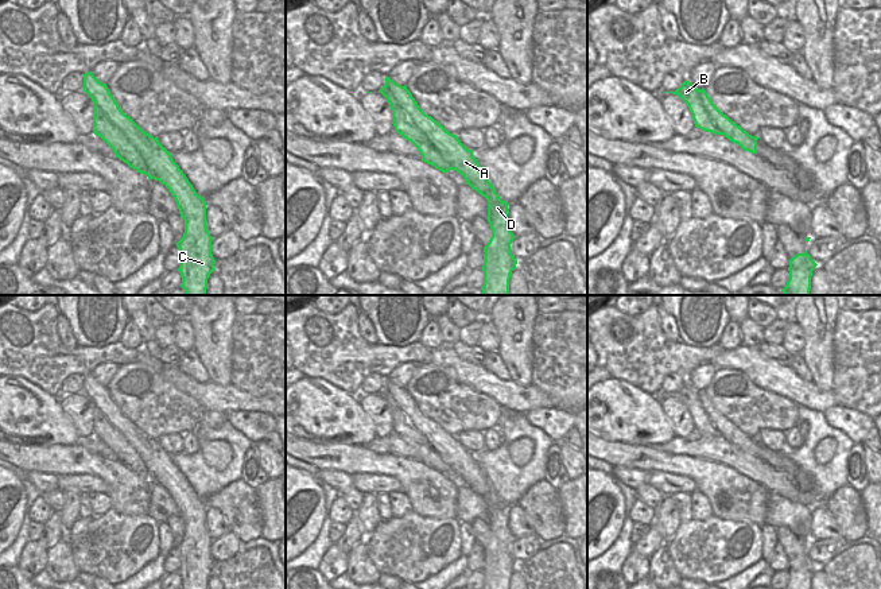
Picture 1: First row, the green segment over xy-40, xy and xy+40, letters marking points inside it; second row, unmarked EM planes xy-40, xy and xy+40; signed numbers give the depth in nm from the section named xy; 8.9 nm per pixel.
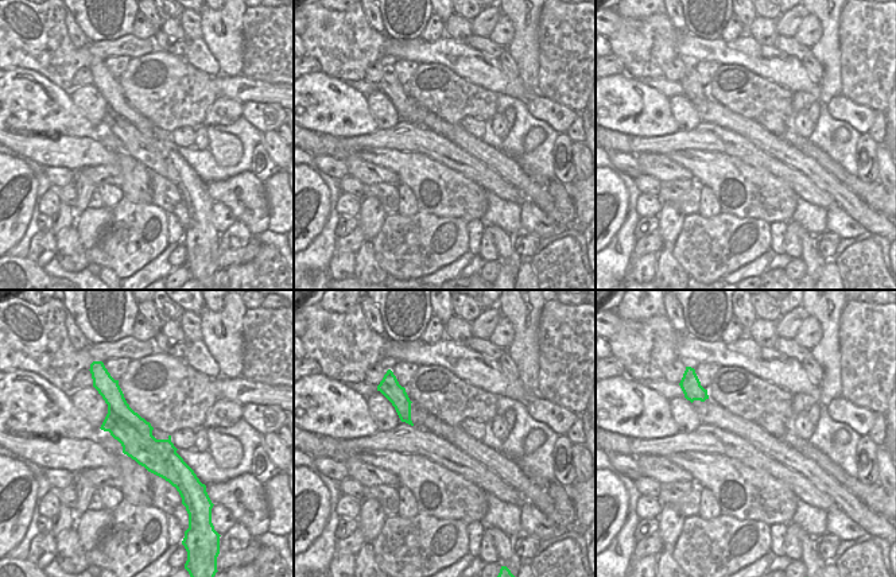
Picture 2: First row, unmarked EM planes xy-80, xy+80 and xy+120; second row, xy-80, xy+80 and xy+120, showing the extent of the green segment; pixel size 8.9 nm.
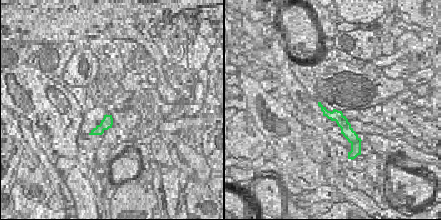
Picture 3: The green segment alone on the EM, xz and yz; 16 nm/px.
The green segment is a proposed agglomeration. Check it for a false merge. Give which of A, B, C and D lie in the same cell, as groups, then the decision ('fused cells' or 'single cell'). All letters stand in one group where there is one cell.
A C D / B; fused cells

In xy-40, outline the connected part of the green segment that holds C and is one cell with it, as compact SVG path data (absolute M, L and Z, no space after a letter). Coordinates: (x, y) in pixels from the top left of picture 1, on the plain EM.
M92 373L84 376L84 394L127 437L159 484L171 492L178 511L186 518L187 553L181 558L178 570L182 580L181 589L207 589L207 581L214 573L216 562L211 557L213 539L206 528L205 501L197 496L158 439L143 433L127 418L110 396L106 385L101 385Z

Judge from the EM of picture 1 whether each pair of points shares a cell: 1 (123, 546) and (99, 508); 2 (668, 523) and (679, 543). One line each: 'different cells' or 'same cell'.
1: different cells
2: different cells

